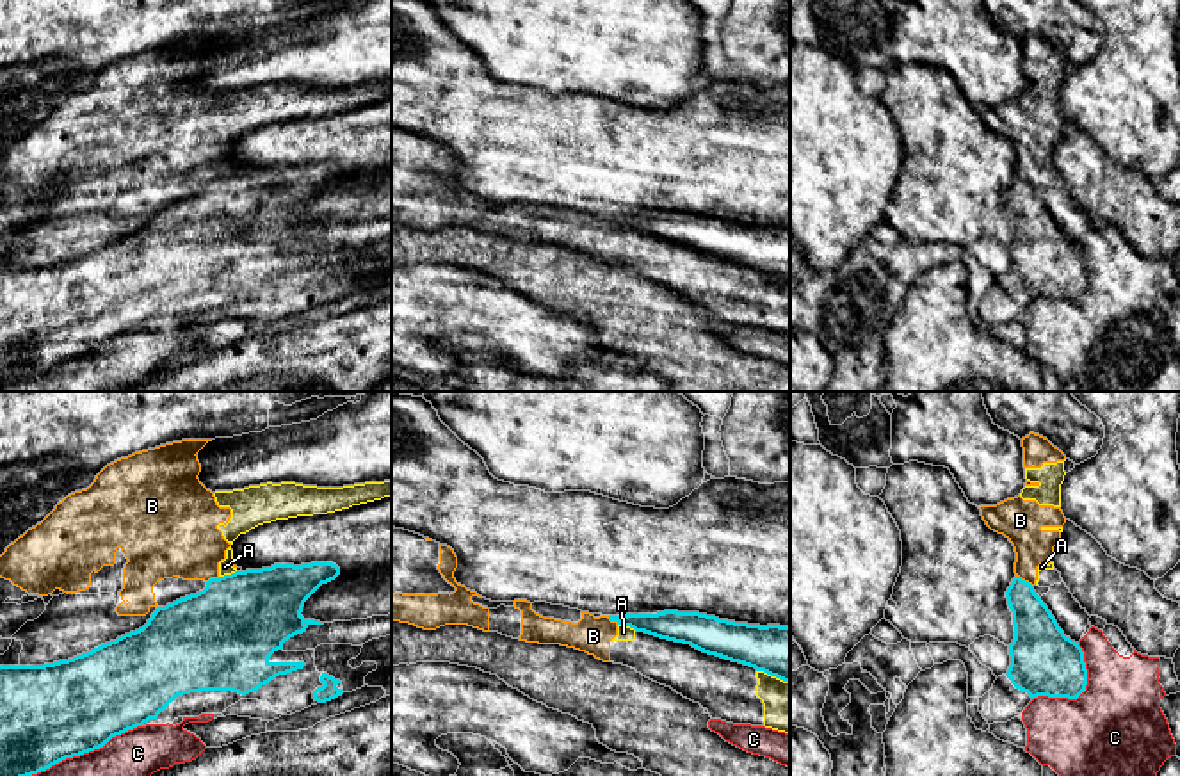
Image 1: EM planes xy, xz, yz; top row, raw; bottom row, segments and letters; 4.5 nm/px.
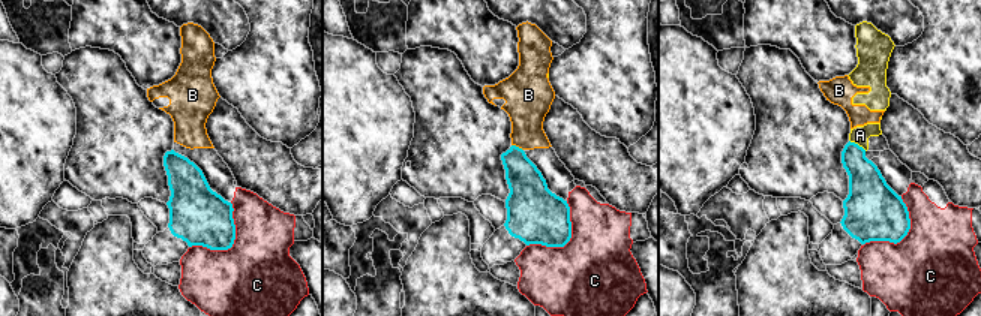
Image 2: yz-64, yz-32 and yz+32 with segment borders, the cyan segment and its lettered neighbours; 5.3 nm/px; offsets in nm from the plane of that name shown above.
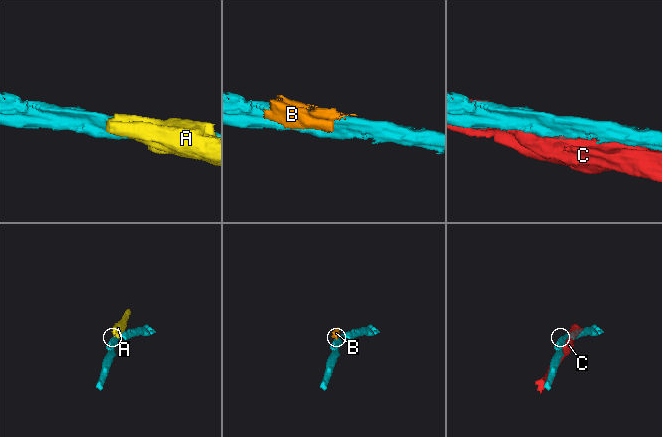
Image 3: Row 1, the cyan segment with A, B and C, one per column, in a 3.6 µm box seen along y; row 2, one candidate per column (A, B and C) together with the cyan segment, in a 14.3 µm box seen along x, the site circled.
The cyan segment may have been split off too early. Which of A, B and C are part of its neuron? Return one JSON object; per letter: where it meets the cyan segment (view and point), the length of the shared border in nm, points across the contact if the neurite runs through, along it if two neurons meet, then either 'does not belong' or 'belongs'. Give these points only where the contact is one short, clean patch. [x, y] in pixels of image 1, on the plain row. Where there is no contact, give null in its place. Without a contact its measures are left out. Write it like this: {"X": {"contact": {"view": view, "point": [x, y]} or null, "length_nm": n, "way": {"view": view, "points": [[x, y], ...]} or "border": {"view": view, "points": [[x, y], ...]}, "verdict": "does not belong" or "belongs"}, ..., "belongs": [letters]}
{"A": {"contact": {"view": "xz", "point": [627, 226]}, "length_nm": 90, "border": {"view": "xz", "points": [[618, 225], [636, 232]]}, "verdict": "does not belong"}, "B": {"contact": {"view": "yz", "point": [1024, 182]}, "length_nm": 90, "verdict": "does not belong"}, "C": {"contact": {"view": "xy", "point": [70, 358]}, "length_nm": 700, "verdict": "does not belong"}, "belongs": []}

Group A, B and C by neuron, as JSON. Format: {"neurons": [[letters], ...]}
{"neurons": [["A", "B"], ["C"]]}

